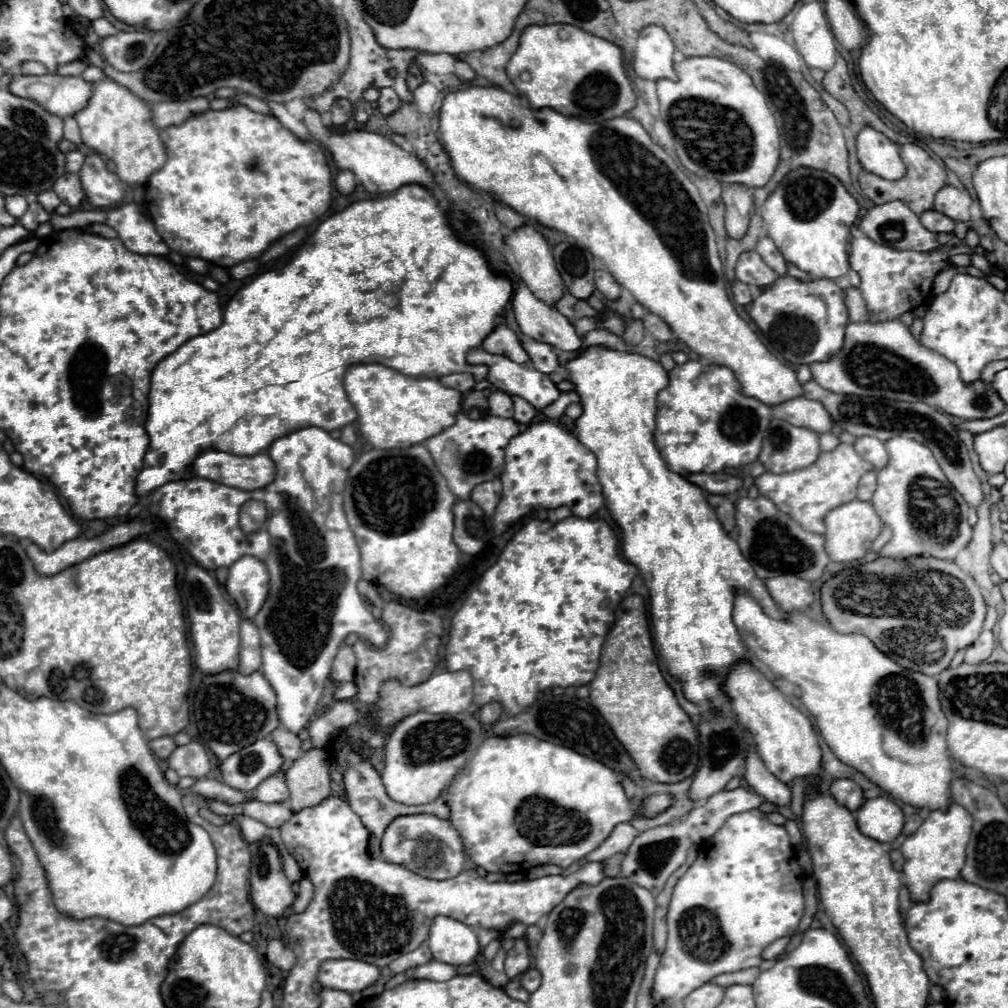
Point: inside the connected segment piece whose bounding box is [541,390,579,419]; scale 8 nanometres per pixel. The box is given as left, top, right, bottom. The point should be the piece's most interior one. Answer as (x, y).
(554, 411)

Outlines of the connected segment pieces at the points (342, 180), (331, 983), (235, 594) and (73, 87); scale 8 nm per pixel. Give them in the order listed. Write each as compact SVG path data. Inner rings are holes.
M345 170L345 172L339 172L339 176L335 178L335 188L341 192L341 194L351 194L357 186L357 180L353 176L353 172Z
M327 960L319 970L323 988L359 992L379 980L379 968L363 960Z
M243 556L229 568L227 594L235 600L245 618L253 618L269 592L269 574L259 558Z
M13 74L11 76L11 94L27 98L43 106L55 116L67 118L85 108L91 96L91 84L85 82L81 76L25 76Z

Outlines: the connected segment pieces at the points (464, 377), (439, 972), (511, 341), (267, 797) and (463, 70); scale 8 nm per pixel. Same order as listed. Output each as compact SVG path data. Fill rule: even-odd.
M449 374L449 376L443 376L439 378L445 386L451 386L455 390L459 390L461 394L467 394L475 388L475 378L471 374Z
M431 960L429 964L417 966L409 974L409 980L435 980L435 982L445 982L445 980L453 978L455 974L457 974L457 970L453 966L443 964L443 962L437 962L437 960Z
M499 324L483 342L483 350L491 352L491 354L503 354L507 358L511 358L517 364L525 364L529 362L529 354L525 352L521 340L517 338L517 334L507 328L505 324Z
M277 772L263 780L257 790L253 792L253 798L259 802L287 802L289 800L289 788L285 784L283 772Z
M457 60L457 64L455 64L455 76L461 78L463 82L471 82L475 78L475 72L471 70L471 66L467 62Z

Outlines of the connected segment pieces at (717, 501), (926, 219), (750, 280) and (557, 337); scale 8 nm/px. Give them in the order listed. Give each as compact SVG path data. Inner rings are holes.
M709 496L707 500L709 500L711 508L715 510L717 518L721 520L723 528L727 532L731 532L735 528L735 504L727 496Z
M927 210L921 214L921 224L925 224L925 228L929 228L931 232L939 234L939 232L953 232L955 222L949 220L949 216L937 212L937 210Z
M745 252L741 254L737 262L737 280L749 284L755 290L763 290L769 284L773 284L779 276L763 262L763 258L757 252Z
M519 282L515 290L511 306L517 324L525 336L537 342L545 342L557 350L567 350L567 352L581 350L583 342L577 330L573 328L573 322L561 316L557 308L537 300L523 282Z

